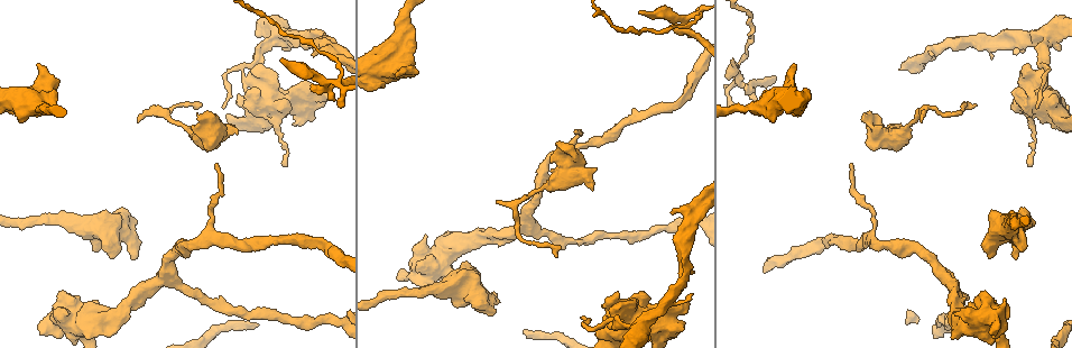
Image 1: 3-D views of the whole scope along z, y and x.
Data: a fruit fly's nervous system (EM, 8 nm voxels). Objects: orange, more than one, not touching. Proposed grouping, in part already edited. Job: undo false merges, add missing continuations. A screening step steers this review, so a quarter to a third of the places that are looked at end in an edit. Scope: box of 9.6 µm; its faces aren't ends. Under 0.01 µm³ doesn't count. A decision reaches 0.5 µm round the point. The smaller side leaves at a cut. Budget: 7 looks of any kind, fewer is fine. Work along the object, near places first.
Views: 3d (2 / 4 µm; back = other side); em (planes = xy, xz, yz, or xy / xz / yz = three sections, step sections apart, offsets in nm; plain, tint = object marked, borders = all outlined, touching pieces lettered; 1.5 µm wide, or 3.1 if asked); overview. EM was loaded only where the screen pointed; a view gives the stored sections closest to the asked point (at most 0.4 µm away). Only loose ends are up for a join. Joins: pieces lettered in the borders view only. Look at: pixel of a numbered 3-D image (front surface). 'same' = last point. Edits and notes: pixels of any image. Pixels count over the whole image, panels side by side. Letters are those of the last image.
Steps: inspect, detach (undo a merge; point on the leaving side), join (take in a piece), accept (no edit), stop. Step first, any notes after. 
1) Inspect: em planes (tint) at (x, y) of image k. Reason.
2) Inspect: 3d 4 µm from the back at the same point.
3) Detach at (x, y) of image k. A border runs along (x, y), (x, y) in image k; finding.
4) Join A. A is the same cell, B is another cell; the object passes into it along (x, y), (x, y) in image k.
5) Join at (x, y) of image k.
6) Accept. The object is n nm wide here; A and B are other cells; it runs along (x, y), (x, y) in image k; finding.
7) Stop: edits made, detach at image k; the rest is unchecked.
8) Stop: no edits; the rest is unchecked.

Inspect: em yz step 4 (borders) at (140, 120) of image 1. Thin end.

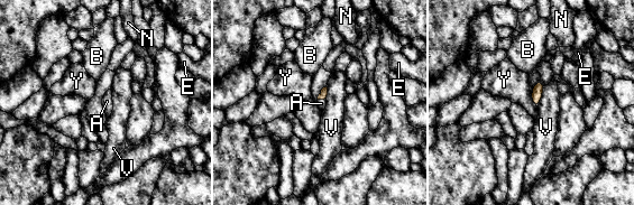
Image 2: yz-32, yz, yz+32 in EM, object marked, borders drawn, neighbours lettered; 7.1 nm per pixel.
Join A. The longest contact is with V, 140 nm; A is the same cell, B, E, N, V and Y are other cells; the object passes into it along (323, 93), (321, 99), (321, 103) in image 2; the neuron continues.

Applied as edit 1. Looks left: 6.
Inspect: overview. See it whole again.

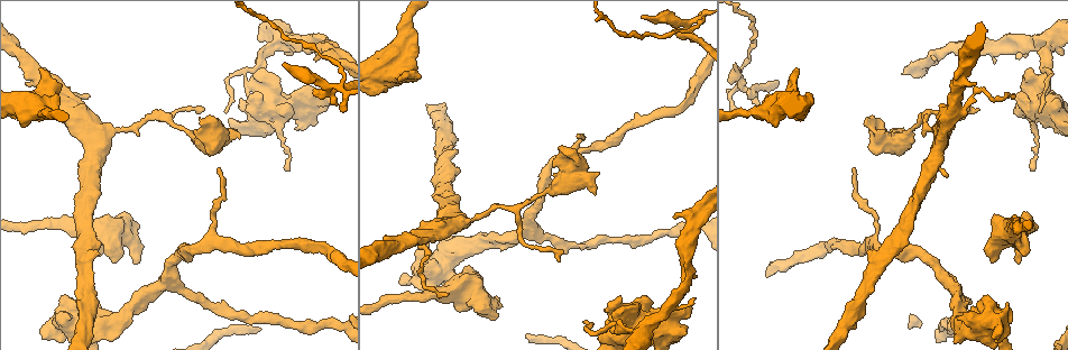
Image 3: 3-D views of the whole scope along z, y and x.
Inspect: em xy step 4 (tint) at (116, 262) of image 3. Branch stops here.

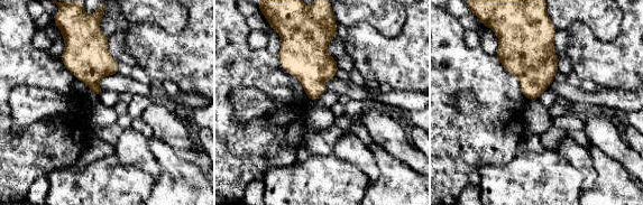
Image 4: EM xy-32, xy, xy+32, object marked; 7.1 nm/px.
Inspect: em planes (borders) at the same point. Cut it another way.

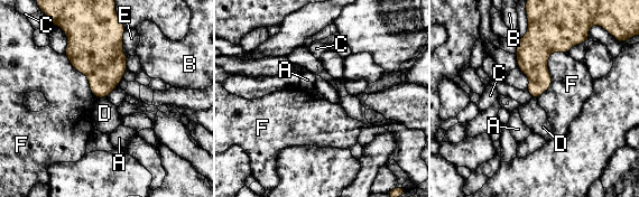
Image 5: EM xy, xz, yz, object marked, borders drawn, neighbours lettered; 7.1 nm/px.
Accept. The object is 160 nm wide here; A, B, C, D, E and F are other cells; a border runs along (105, 97), (98, 100) in image 5; no lettered piece goes on from it.

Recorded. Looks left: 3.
Inspect: 3d 4 µm at (795, 68) of image 3. Thick end.

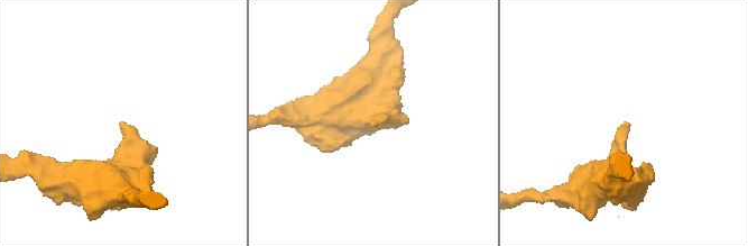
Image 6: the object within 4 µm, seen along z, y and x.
Inspect: em planes (borders) at (626, 123) of image 6. Need the tissue.

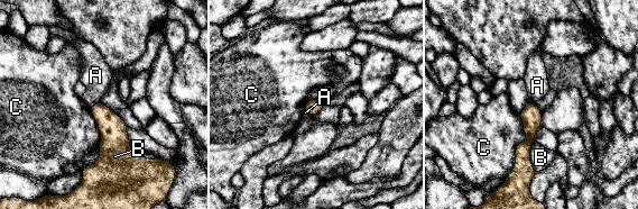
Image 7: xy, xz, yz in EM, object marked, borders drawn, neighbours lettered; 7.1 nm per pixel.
Accept. A, B and C are other cells; it runs along (530, 105), (526, 174) in image 7; no lettered piece goes on from it.

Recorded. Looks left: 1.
Stop: edits made, join at image 2; the rest is unchecked.

